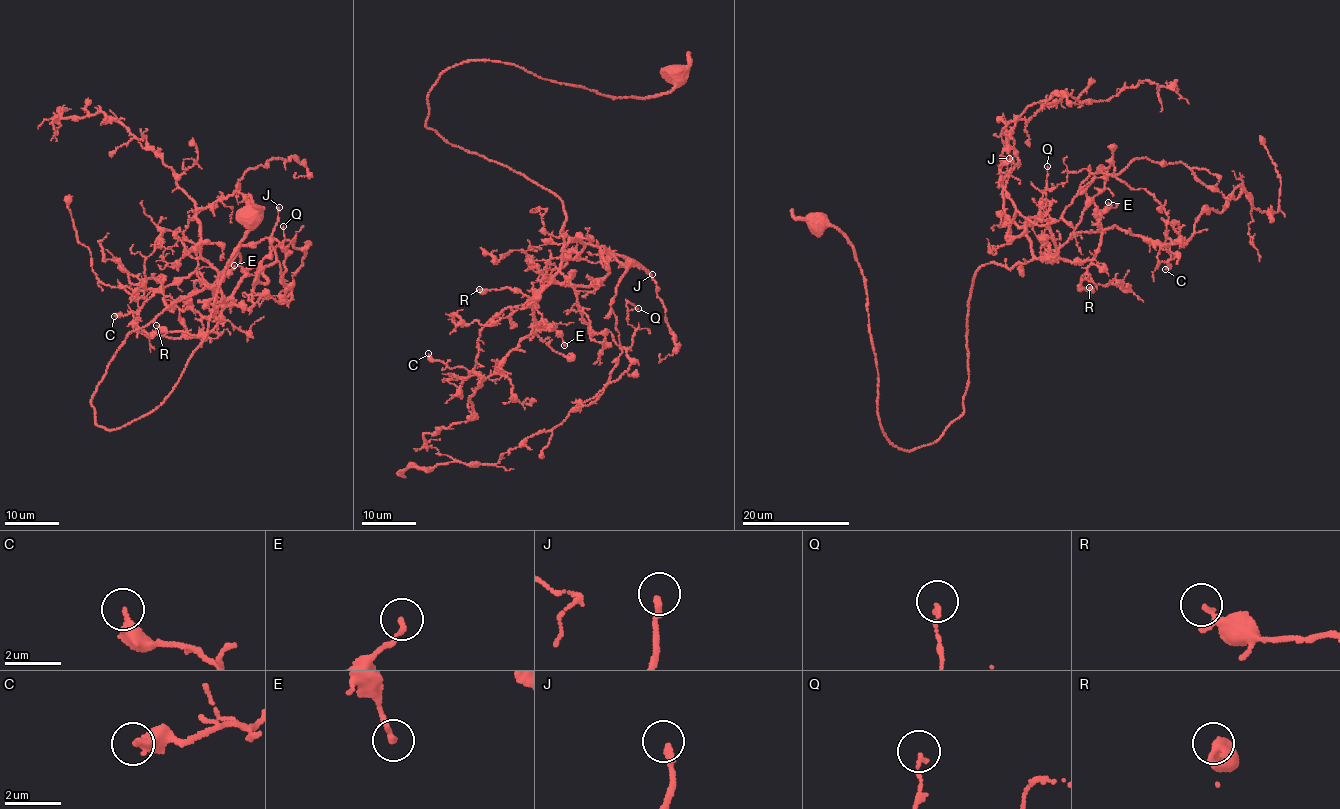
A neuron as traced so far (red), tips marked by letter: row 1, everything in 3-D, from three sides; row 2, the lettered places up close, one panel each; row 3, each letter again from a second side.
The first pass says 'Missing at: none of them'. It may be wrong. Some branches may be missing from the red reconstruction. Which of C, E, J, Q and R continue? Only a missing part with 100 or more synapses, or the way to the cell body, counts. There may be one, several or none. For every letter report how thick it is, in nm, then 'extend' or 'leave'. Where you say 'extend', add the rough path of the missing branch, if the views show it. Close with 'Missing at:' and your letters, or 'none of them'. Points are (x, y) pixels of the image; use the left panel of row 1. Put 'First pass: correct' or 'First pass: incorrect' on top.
First pass: incorrect
C: 240 nm thick; leave
E: 170 nm thick; leave
J: 200 nm thick; extend; missing branch runs (279, 207), (244, 128), (105, 59), (54, 75), (23, 60), (4, 20)
Q: 130 nm thick; leave
R: 240 nm thick; leave
Missing at: J

